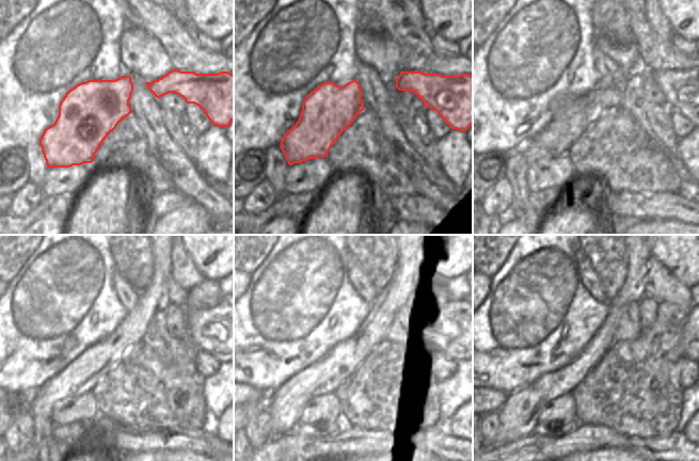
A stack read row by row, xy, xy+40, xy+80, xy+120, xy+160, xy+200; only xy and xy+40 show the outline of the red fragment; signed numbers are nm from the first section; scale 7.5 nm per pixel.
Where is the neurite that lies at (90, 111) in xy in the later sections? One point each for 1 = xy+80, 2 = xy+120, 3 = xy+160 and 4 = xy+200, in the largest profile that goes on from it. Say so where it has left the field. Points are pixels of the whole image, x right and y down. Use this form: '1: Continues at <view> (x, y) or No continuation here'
1: Continues at xy+80 (556, 139)
2: Continues at xy+120 (75, 388)
3: Continues at xy+160 (327, 384)
4: Continues at xy+200 (566, 384)

